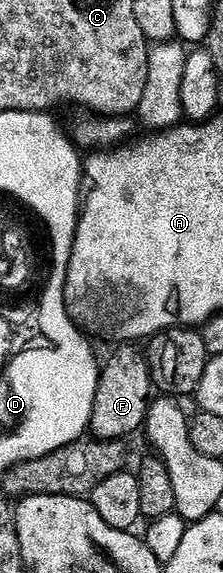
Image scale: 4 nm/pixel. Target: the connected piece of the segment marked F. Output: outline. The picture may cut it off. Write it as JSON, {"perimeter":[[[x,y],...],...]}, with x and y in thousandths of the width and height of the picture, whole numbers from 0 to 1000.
{"perimeter":[[[561,600],[538,606],[543,613],[529,614],[525,620],[511,621],[507,627],[493,628],[489,634],[466,634],[462,644],[453,647],[453,663],[435,672],[435,689],[426,691],[426,705],[417,707],[417,733],[408,738],[408,757],[422,766],[448,768],[457,771],[520,771],[529,768],[561,768],[574,766],[574,757],[596,757],[610,754],[614,749],[623,752],[655,742],[664,733],[668,723],[668,710],[677,703],[677,696],[691,693],[695,684],[686,684],[686,660],[695,667],[695,653],[668,647],[668,632],[650,627],[650,618],[619,607],[610,602],[596,600]]]}

